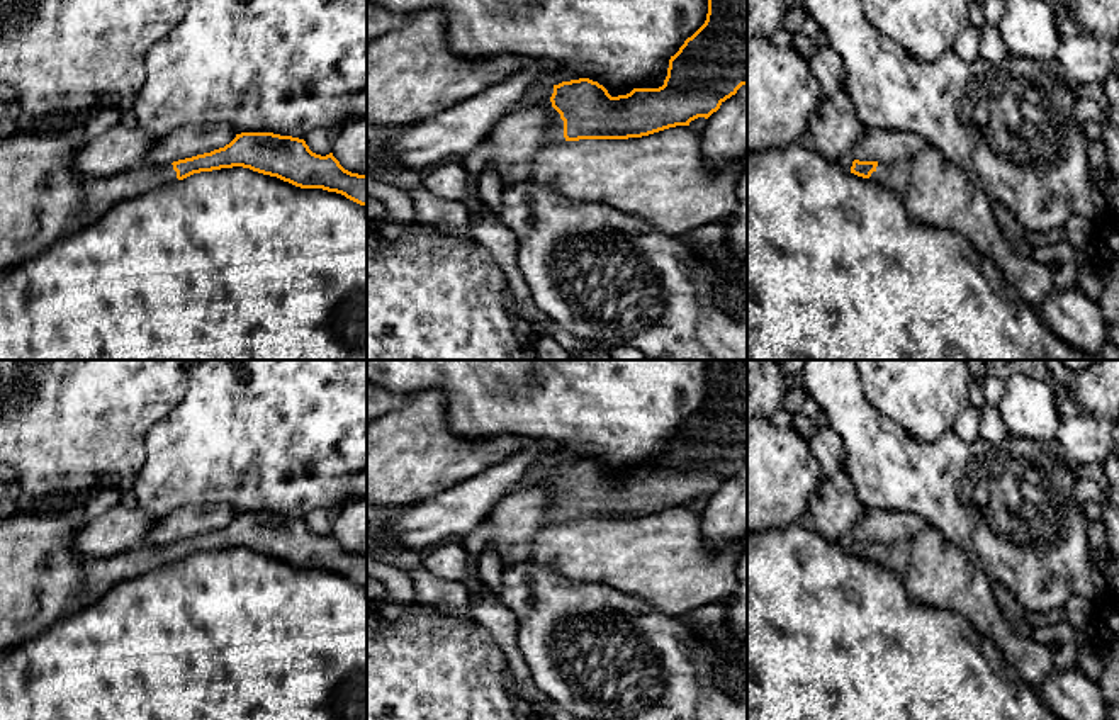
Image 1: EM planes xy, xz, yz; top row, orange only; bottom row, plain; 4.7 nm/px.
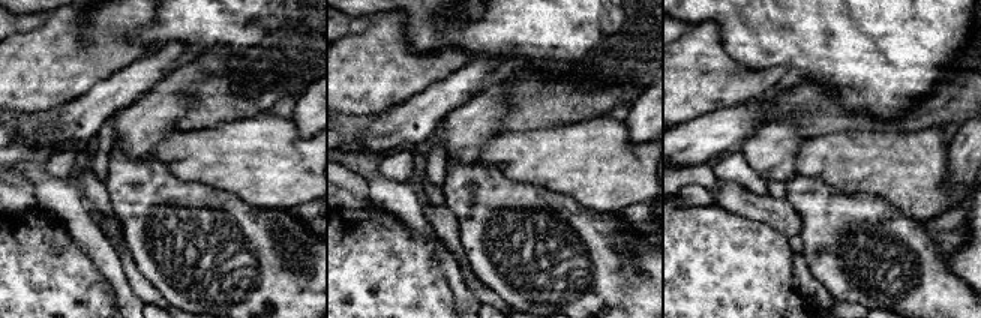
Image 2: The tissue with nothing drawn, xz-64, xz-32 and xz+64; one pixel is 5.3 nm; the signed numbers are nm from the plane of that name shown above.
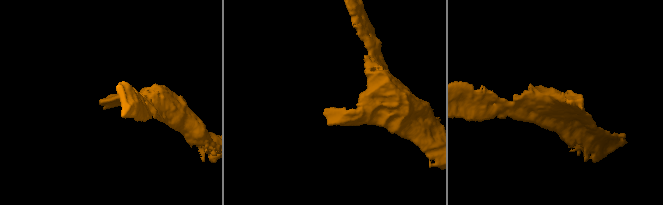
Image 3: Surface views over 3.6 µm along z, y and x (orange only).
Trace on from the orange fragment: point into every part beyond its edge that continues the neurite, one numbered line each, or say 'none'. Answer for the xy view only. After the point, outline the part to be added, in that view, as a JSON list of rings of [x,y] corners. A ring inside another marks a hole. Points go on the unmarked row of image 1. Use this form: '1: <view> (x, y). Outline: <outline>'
1: xy (101, 574). Outline: [[[146,542],[114,557],[88,559],[85,564],[85,588],[73,608],[90,606],[114,584],[177,560],[177,552],[172,543],[153,545]]]

